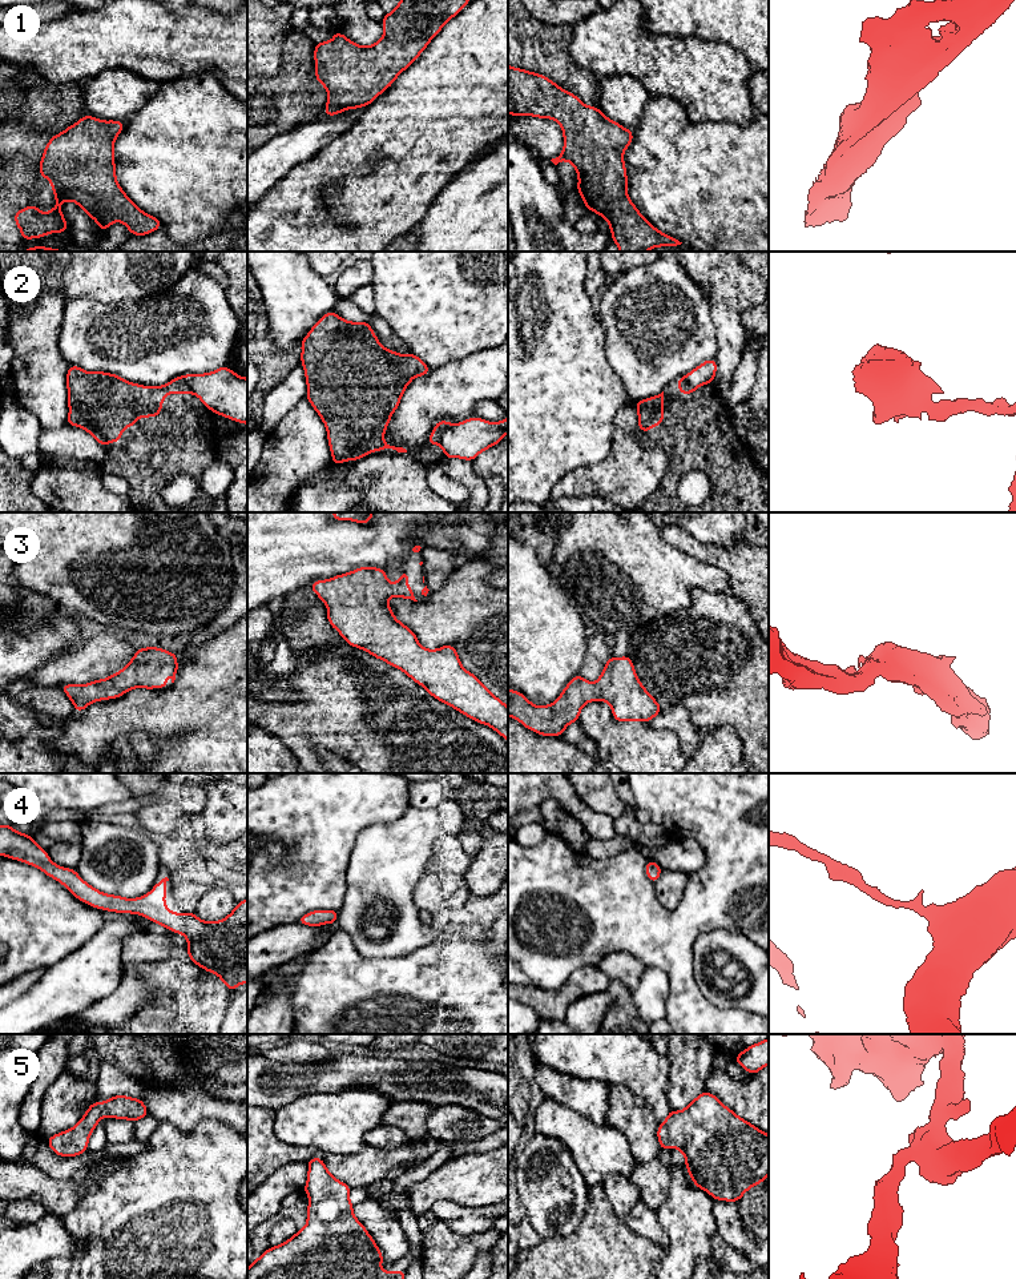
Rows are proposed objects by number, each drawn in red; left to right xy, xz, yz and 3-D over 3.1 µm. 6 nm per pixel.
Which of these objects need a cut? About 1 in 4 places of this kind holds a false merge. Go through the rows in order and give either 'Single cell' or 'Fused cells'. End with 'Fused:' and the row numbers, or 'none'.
1: Single cell
2: Fused cells
3: Single cell
4: Single cell
5: Single cell
Fused: 2

